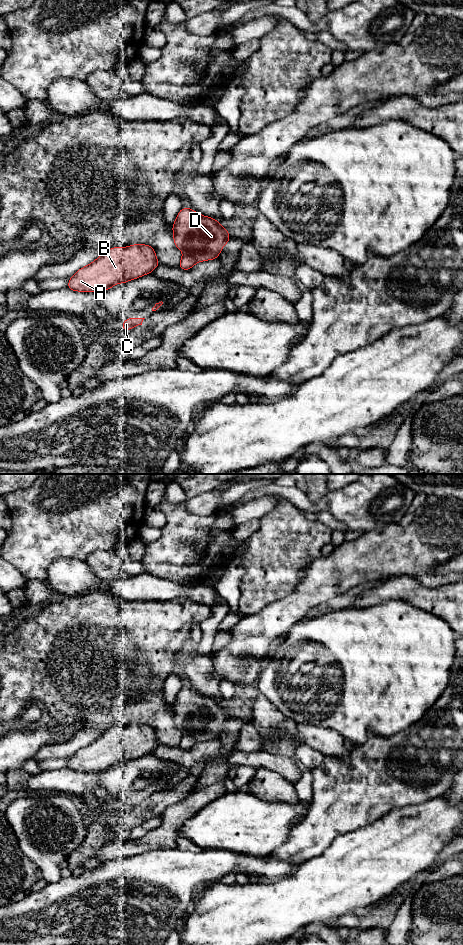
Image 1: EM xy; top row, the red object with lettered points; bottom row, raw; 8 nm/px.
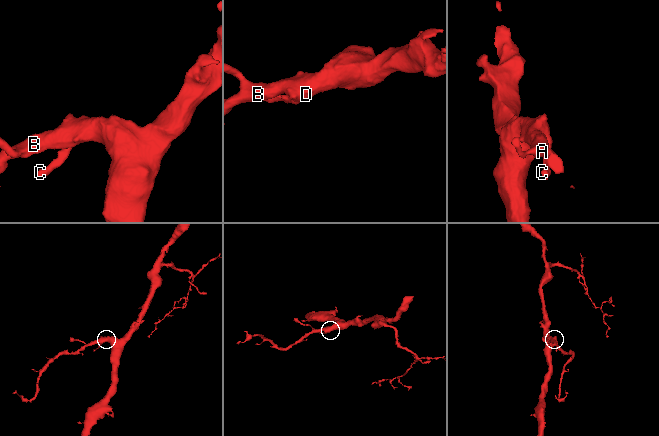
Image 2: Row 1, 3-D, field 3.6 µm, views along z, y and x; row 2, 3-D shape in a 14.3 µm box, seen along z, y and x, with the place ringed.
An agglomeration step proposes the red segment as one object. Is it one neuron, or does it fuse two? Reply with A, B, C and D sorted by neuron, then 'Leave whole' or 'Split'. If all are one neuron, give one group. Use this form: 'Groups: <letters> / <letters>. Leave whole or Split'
Groups: A B D / C. Split

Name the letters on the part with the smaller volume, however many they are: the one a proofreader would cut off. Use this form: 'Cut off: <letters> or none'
Cut off: C

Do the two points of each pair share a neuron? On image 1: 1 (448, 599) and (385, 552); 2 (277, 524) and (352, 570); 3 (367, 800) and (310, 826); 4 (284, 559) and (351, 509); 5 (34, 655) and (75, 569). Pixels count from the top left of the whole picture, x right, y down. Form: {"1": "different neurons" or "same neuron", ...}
{"1": "different neurons", "2": "different neurons", "3": "same neuron", "4": "different neurons", "5": "different neurons"}

